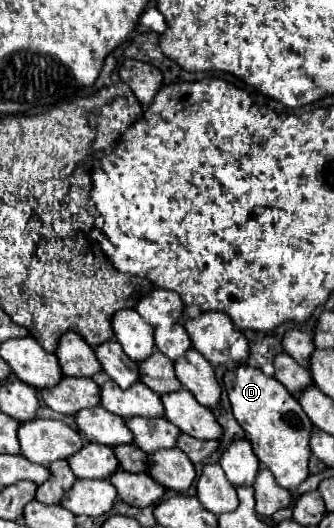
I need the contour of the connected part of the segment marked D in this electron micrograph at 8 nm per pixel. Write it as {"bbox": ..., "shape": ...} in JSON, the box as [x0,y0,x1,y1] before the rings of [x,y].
{"bbox":[222,364,312,492],"shape":[[[248,364],[228,368],[222,380],[232,414],[250,438],[256,458],[274,474],[282,488],[290,492],[296,490],[308,478],[308,458],[312,456],[308,450],[308,432],[312,430],[312,422],[308,422],[302,406],[276,378],[266,376],[260,368],[252,368]]]}

